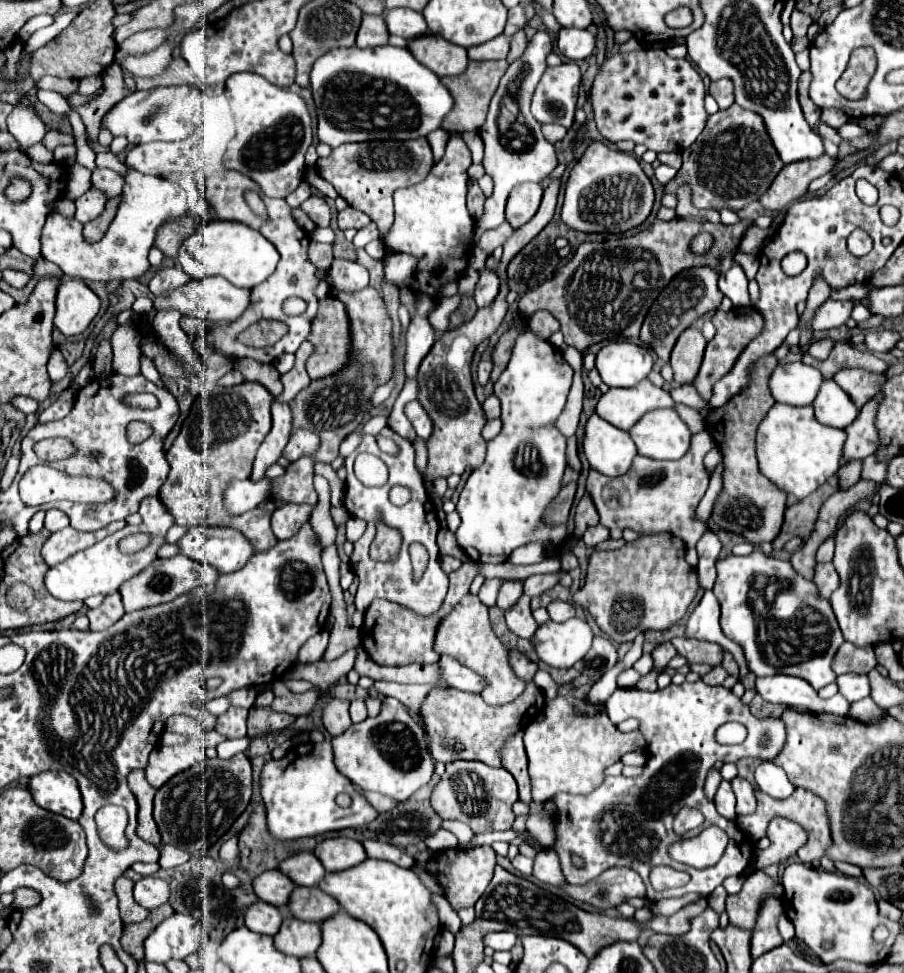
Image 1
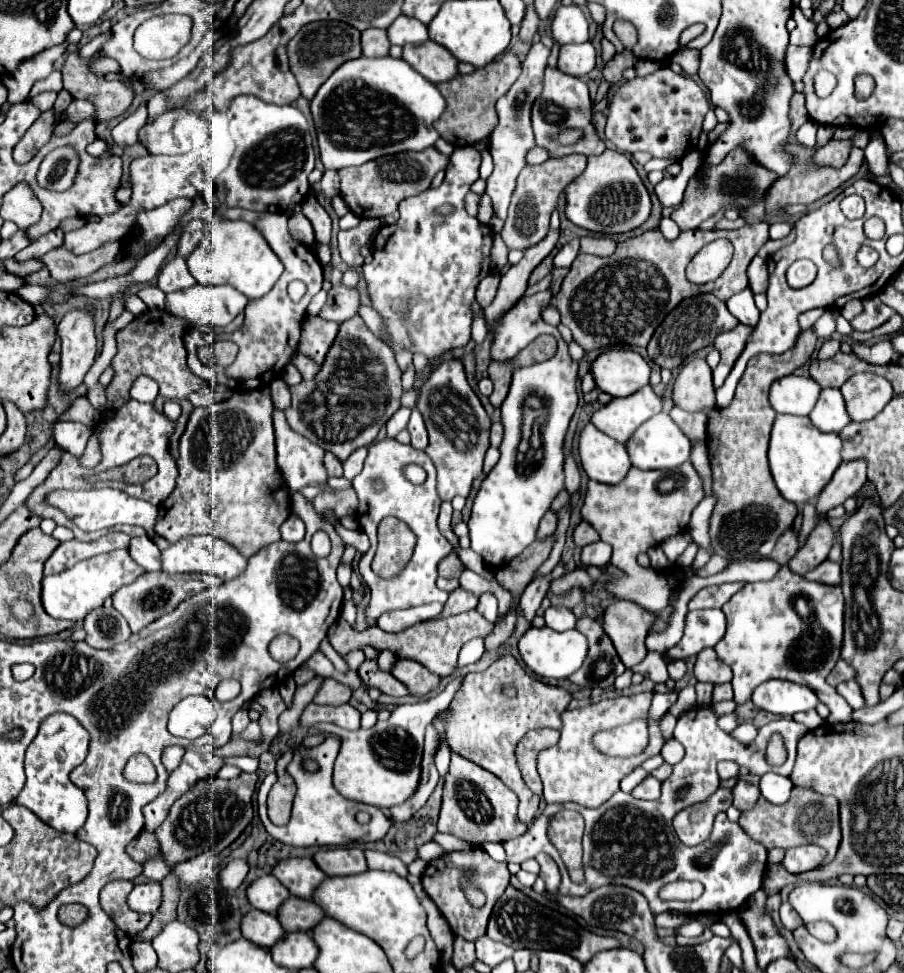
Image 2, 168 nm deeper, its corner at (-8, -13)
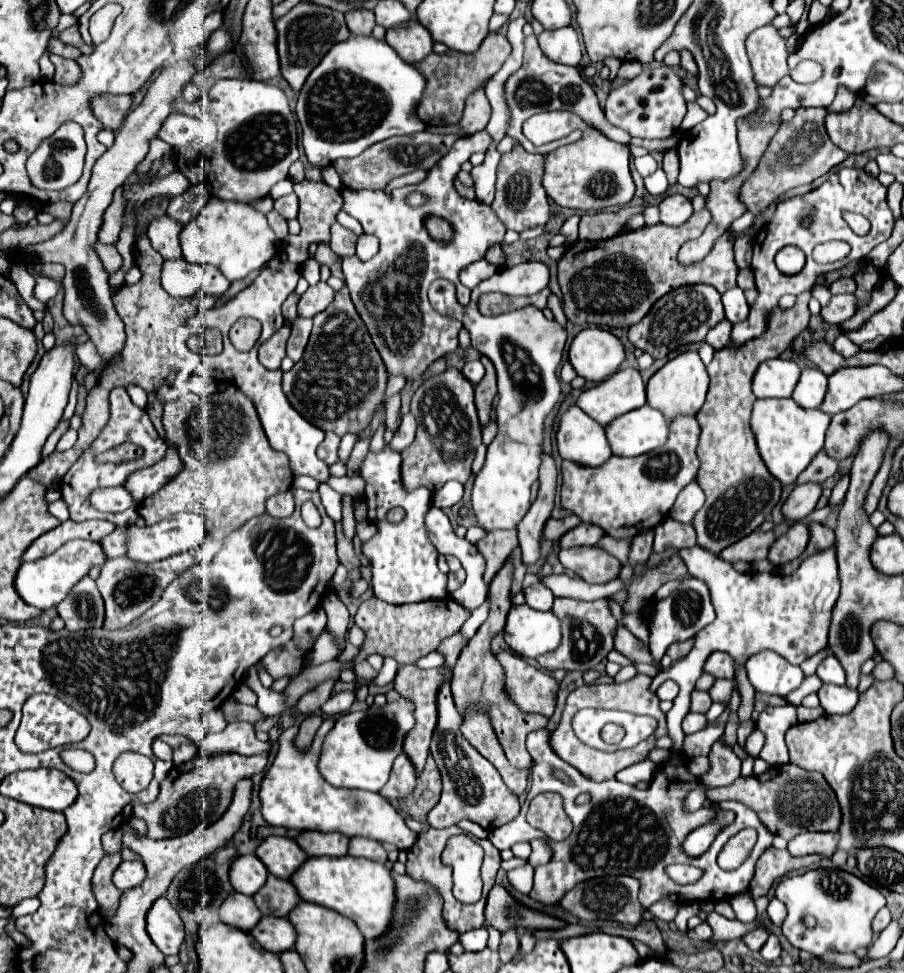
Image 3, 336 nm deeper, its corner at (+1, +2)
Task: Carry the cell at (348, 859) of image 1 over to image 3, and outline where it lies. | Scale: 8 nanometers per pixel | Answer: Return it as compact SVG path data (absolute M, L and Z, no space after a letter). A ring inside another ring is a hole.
M302 831L296 843L308 853L308 857L344 857L348 855L350 839L342 833L322 833L322 831Z

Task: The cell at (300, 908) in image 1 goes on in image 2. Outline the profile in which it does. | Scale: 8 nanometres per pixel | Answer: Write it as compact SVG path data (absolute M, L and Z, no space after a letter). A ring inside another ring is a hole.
M289 896L279 906L277 918L285 932L309 932L315 928L315 924L319 924L319 920L325 918L325 912L313 900Z

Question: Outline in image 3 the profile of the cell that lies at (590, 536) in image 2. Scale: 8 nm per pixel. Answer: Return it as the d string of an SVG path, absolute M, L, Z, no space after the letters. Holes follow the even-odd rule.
M568 515L564 519L550 519L546 523L546 529L544 529L544 539L550 539L550 541L556 541L560 539L564 533L568 533L570 529L574 529L578 523L582 523L576 515Z

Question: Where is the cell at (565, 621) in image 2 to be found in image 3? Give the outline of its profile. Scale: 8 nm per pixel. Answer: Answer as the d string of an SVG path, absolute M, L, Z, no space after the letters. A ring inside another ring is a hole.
M536 583L528 589L524 589L524 597L526 597L526 603L538 611L550 611L550 607L554 603L554 595L544 583Z

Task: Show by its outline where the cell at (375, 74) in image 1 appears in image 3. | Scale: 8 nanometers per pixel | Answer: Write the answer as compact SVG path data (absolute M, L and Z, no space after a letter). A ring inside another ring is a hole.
M356 35L334 45L334 49L330 49L318 67L308 75L296 103L296 115L302 125L302 145L308 161L316 167L326 167L340 157L356 157L366 147L388 137L424 131L426 125L416 115L416 105L424 93L424 87L424 75L414 65L402 61L386 41L378 41L372 35Z

